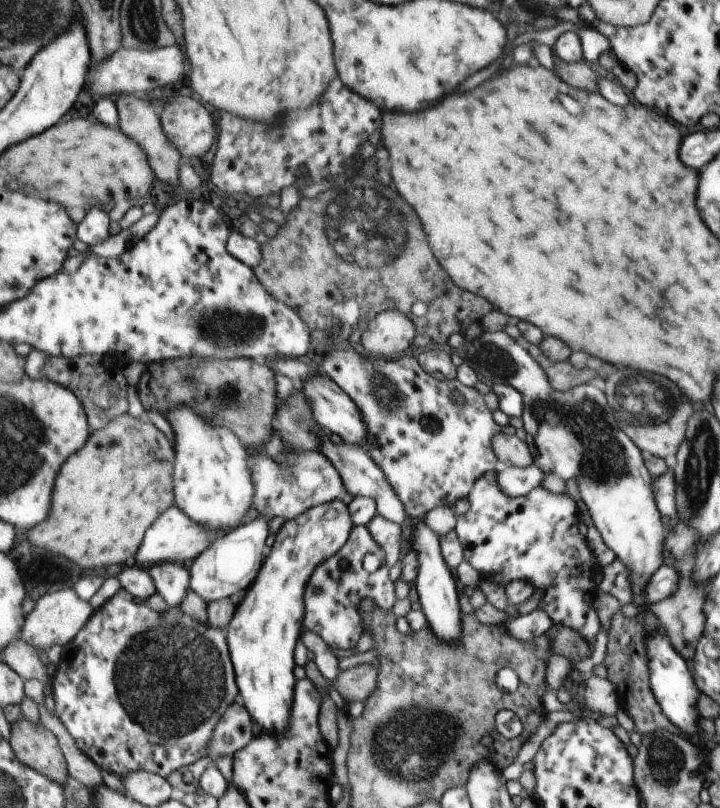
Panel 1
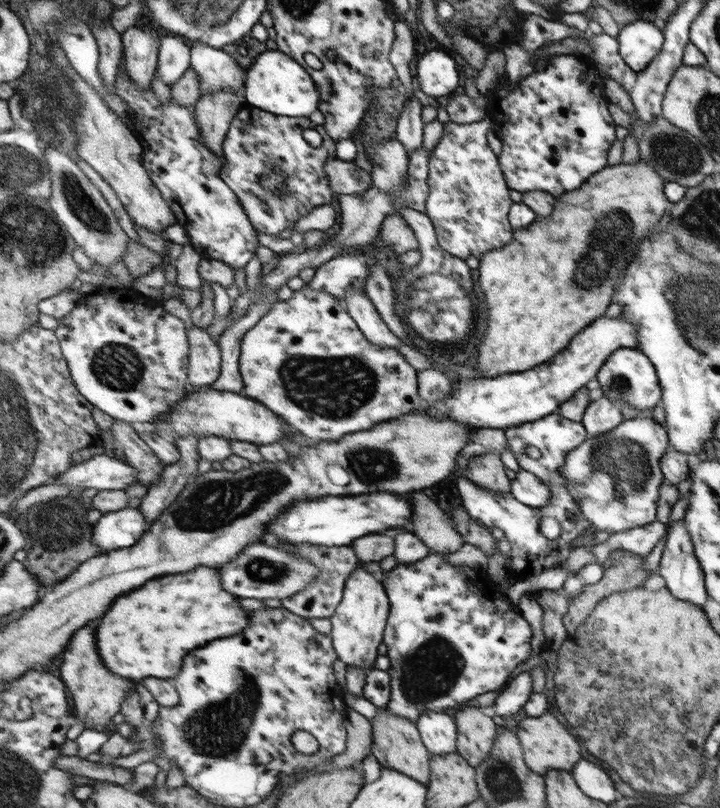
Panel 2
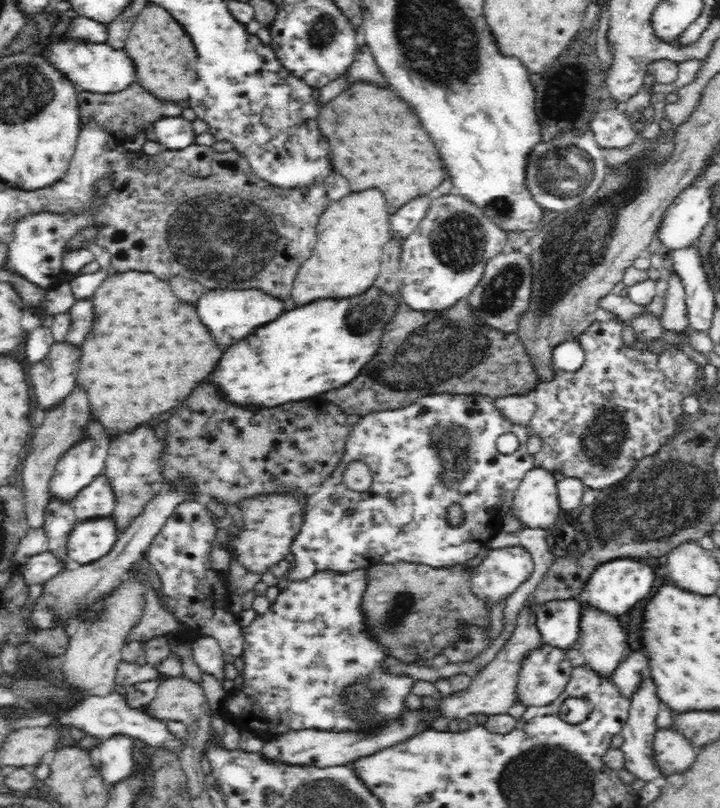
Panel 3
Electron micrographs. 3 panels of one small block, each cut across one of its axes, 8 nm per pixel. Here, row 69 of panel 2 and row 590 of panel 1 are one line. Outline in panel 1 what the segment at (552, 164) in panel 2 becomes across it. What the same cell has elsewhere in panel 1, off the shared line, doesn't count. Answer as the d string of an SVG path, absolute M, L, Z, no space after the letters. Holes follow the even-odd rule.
M492 470L491 473L488 471L474 482L467 498L470 508L466 514L457 516L453 529L463 546L466 560L478 570L480 577L500 586L514 581L528 582L535 590L544 590L546 594L552 592L550 588L554 588L560 578L566 578L568 586L564 586L562 596L554 596L554 610L547 608L544 600L540 606L546 610L544 612L553 623L572 627L587 638L588 642L592 642L600 630L598 614L592 608L592 602L599 593L598 580L589 574L596 561L584 540L585 536L578 532L578 510L574 500L566 493L548 492L542 485L526 496L508 498L500 490L498 470ZM577 587L581 590L574 590Z

